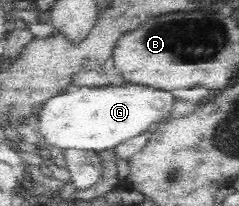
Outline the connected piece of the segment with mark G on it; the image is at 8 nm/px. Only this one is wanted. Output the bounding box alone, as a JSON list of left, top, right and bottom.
[35,84,175,152]

